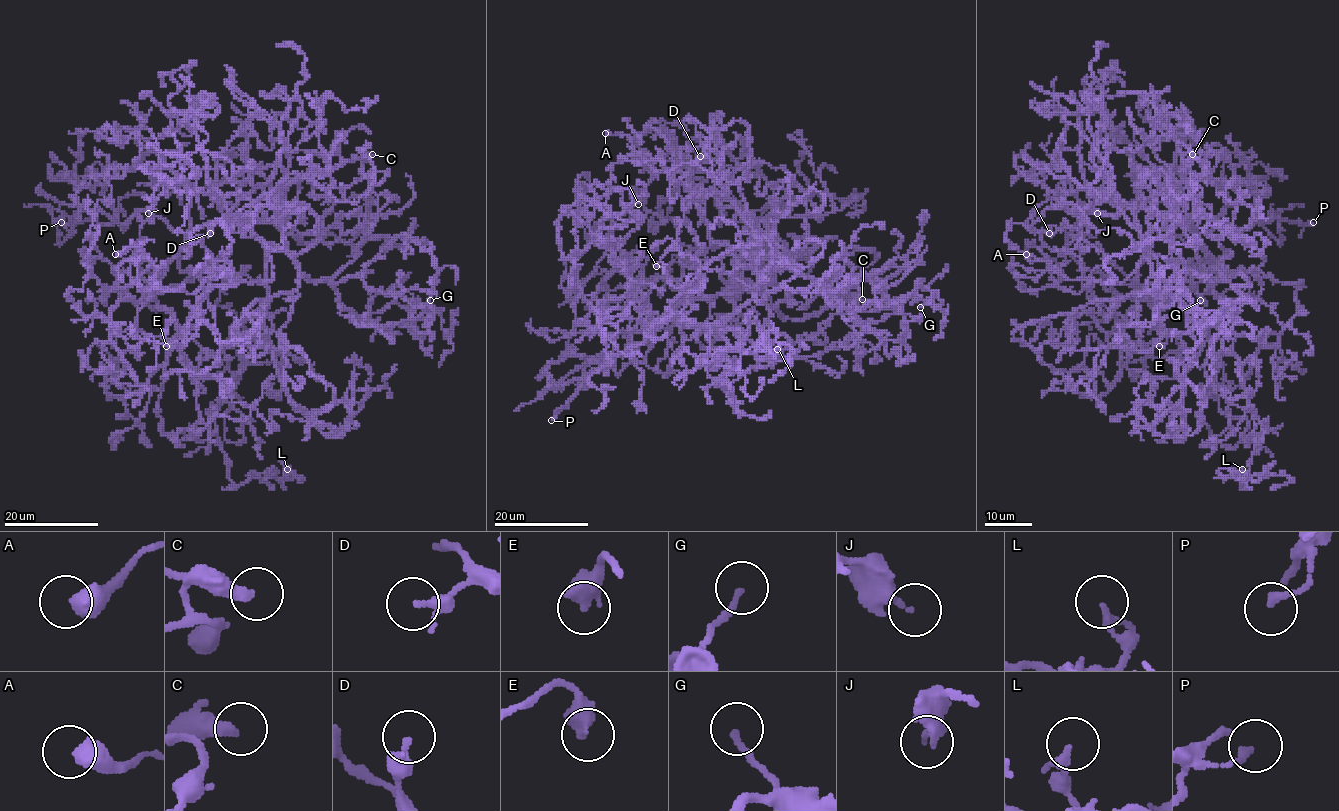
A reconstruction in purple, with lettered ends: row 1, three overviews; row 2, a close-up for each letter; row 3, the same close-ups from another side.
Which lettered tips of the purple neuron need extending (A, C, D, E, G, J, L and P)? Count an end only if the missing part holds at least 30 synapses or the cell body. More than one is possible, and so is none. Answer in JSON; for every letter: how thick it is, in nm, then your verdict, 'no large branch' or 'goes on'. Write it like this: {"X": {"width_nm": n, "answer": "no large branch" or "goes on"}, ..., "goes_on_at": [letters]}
{"A": {"width_nm": 550, "answer": "no large branch"}, "C": {"width_nm": 380, "answer": "no large branch"}, "D": {"width_nm": 240, "answer": "no large branch"}, "E": {"width_nm": 500, "answer": "no large branch"}, "G": {"width_nm": 150, "answer": "no large branch"}, "J": {"width_nm": 150, "answer": "no large branch"}, "L": {"width_nm": 200, "answer": "no large branch"}, "P": {"width_nm": 180, "answer": "goes on"}, "goes_on_at": ["P"]}

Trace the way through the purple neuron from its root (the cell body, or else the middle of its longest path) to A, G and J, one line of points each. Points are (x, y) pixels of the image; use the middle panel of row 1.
A: (746, 255), (760, 250), (762, 235), (730, 200), (693, 195), (669, 172), (655, 171), (627, 135), (605, 133)
G: (746, 255), (783, 255), (852, 311), (882, 300), (900, 300), (912, 293), (925, 300), (920, 307)
J: (746, 255), (728, 244), (713, 241), (708, 221), (691, 197), (690, 171), (684, 165), (655, 172), (638, 204)

